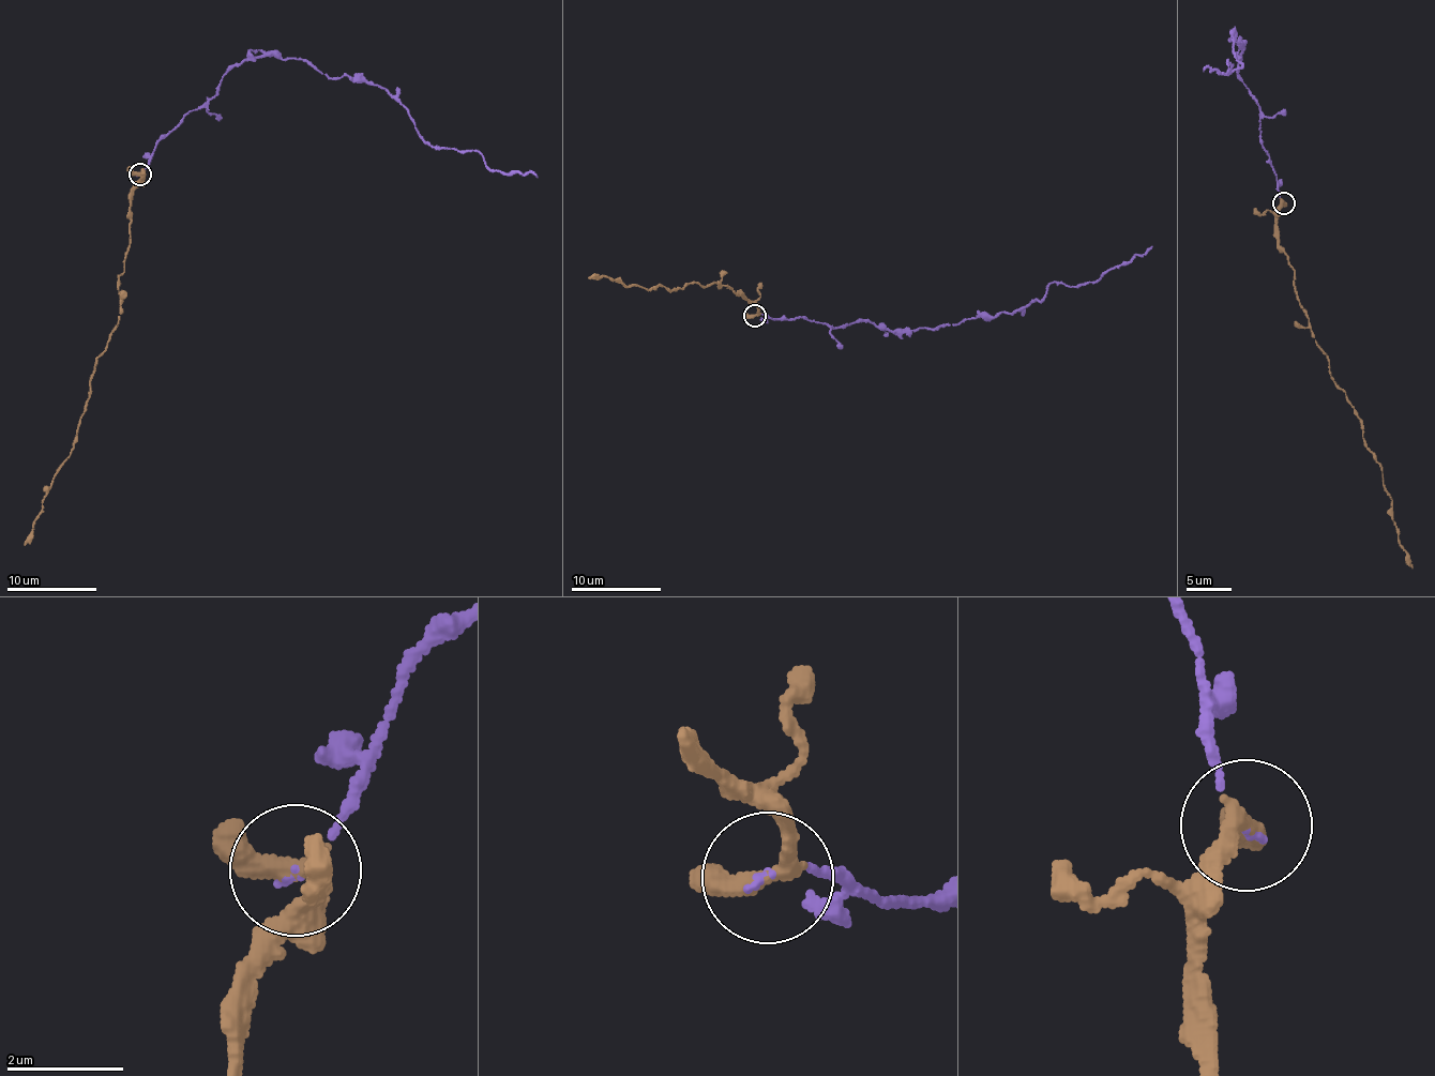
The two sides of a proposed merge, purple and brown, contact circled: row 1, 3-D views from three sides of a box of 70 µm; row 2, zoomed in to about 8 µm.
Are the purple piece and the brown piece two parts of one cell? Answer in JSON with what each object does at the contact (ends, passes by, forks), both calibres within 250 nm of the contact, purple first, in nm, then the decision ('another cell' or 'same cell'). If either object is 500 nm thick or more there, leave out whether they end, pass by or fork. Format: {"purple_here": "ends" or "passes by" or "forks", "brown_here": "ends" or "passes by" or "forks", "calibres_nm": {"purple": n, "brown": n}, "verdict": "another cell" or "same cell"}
{"purple_here": "ends", "brown_here": "passes by", "calibres_nm": {"purple": 80, "brown": 320}, "verdict": "same cell"}

